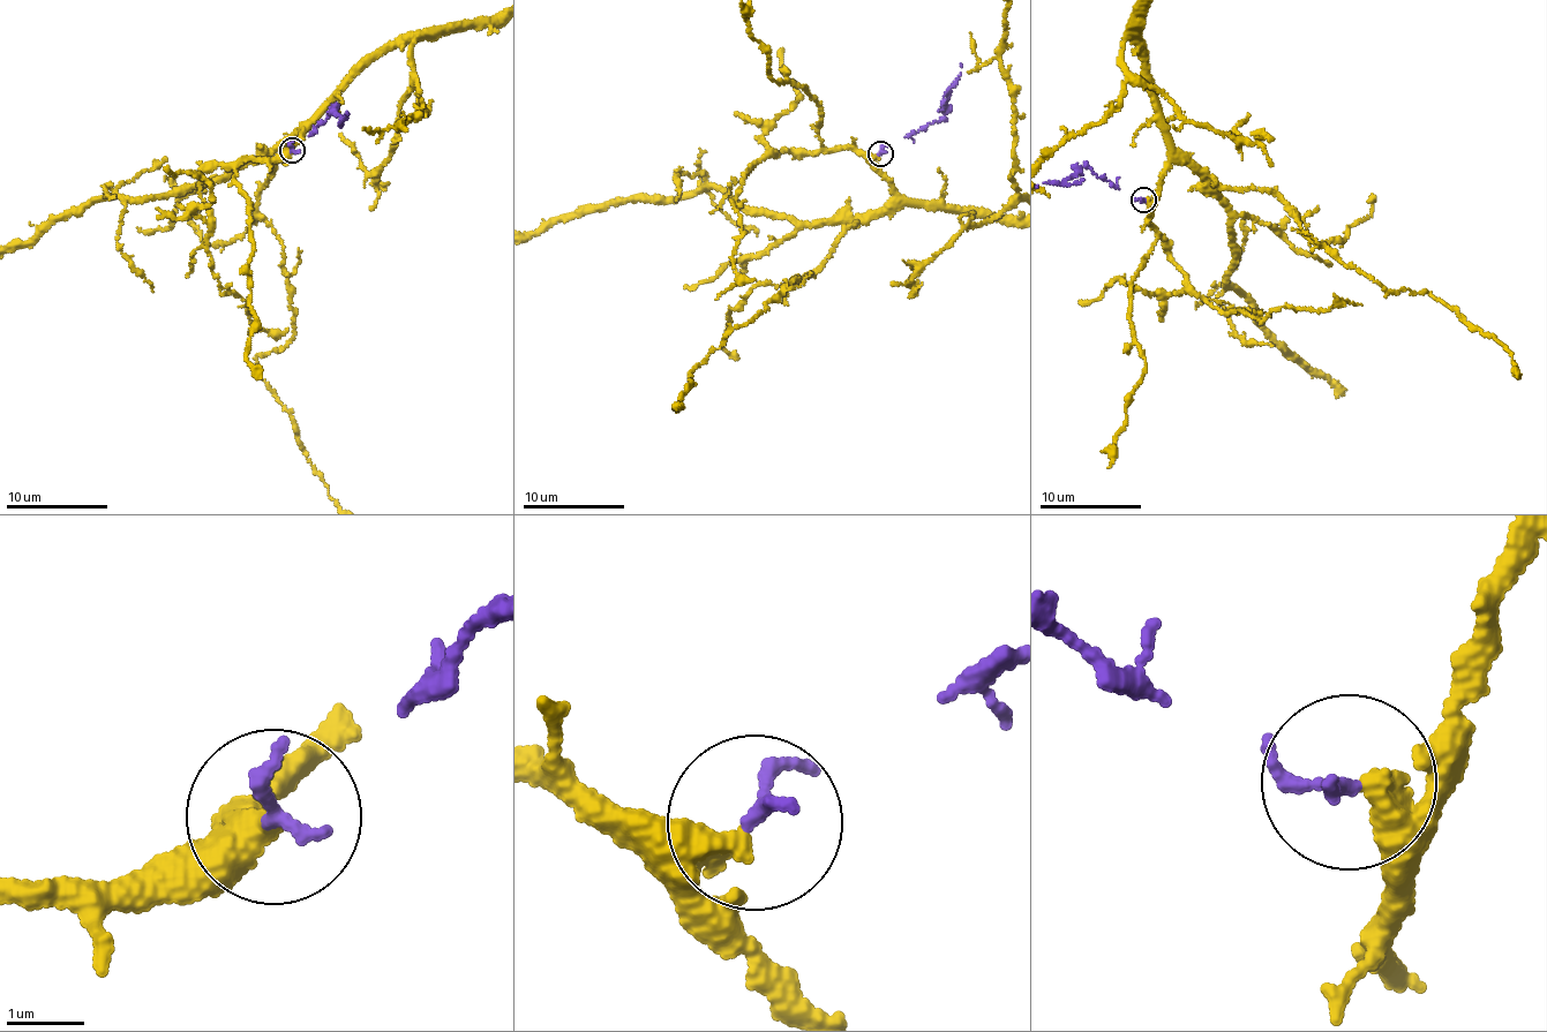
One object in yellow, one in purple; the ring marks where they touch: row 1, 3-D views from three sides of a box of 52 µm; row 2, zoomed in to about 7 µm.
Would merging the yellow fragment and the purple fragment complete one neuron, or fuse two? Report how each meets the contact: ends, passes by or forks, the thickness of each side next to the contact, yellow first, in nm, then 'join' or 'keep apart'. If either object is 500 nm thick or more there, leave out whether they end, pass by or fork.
yellow ends; purple ends; calibres 400 and 200 nm; join

